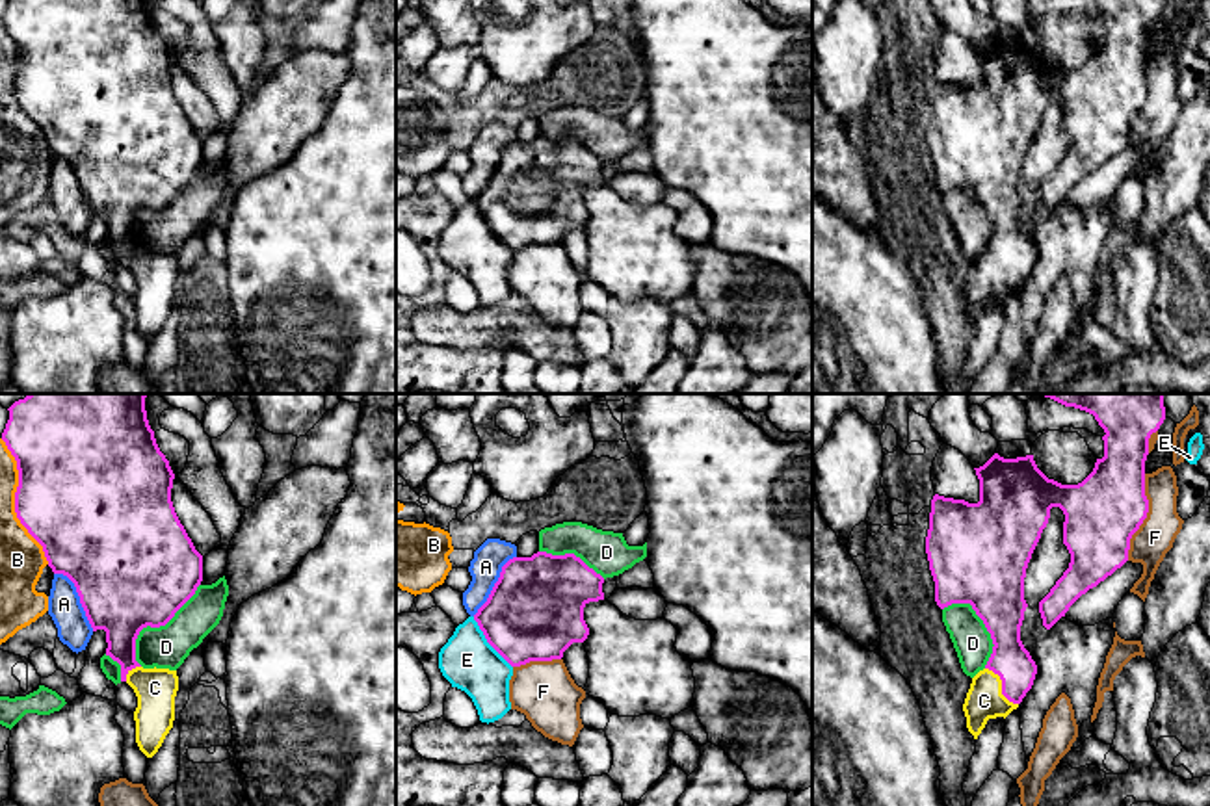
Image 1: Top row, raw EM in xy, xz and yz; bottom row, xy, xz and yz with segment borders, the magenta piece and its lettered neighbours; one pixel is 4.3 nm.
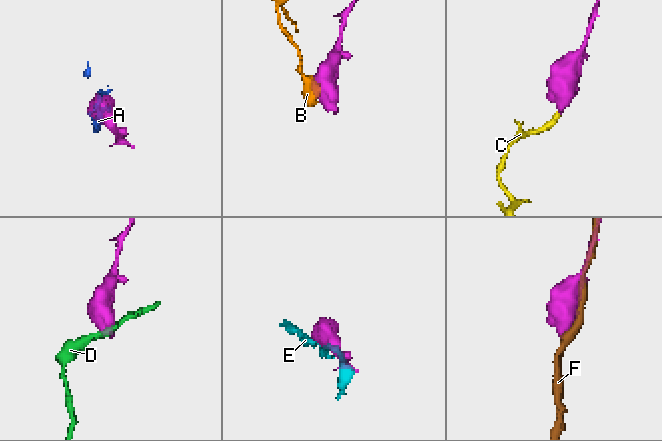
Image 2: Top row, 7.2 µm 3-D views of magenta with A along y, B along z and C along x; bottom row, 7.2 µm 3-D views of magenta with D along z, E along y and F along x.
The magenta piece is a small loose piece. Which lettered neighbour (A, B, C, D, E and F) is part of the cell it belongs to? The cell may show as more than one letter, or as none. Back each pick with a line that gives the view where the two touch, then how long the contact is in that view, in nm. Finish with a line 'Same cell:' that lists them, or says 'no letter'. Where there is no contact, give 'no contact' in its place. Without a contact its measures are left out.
C: yz | 220 nm
Same cell: C

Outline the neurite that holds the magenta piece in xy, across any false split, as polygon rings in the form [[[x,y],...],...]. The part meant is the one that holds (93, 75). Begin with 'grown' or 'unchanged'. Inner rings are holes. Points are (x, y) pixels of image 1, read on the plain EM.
grown | [[[9,0],[2,24],[19,54],[17,102],[43,130],[52,156],[74,167],[93,215],[106,215],[106,240],[121,249],[121,266],[126,266],[138,280],[136,327],[147,342],[152,342],[173,312],[178,260],[169,253],[143,253],[136,245],[136,223],[147,210],[165,210],[203,165],[203,139],[171,85],[175,58],[169,45],[160,35],[147,0]]]

